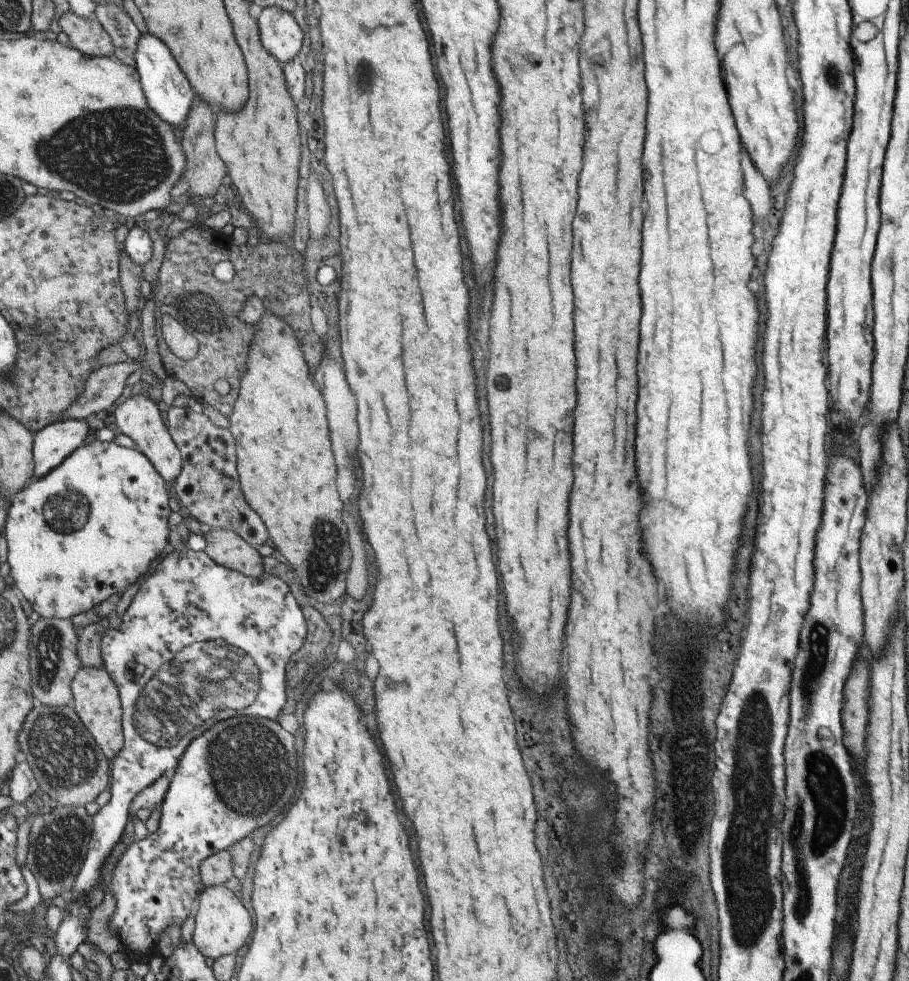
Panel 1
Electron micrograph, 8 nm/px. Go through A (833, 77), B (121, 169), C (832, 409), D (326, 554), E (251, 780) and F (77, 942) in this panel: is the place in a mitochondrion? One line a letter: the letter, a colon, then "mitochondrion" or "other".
A: mitochondrion
B: mitochondrion
C: other
D: mitochondrion
E: mitochondrion
F: other

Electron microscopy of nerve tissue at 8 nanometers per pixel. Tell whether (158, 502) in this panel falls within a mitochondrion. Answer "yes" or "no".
no

